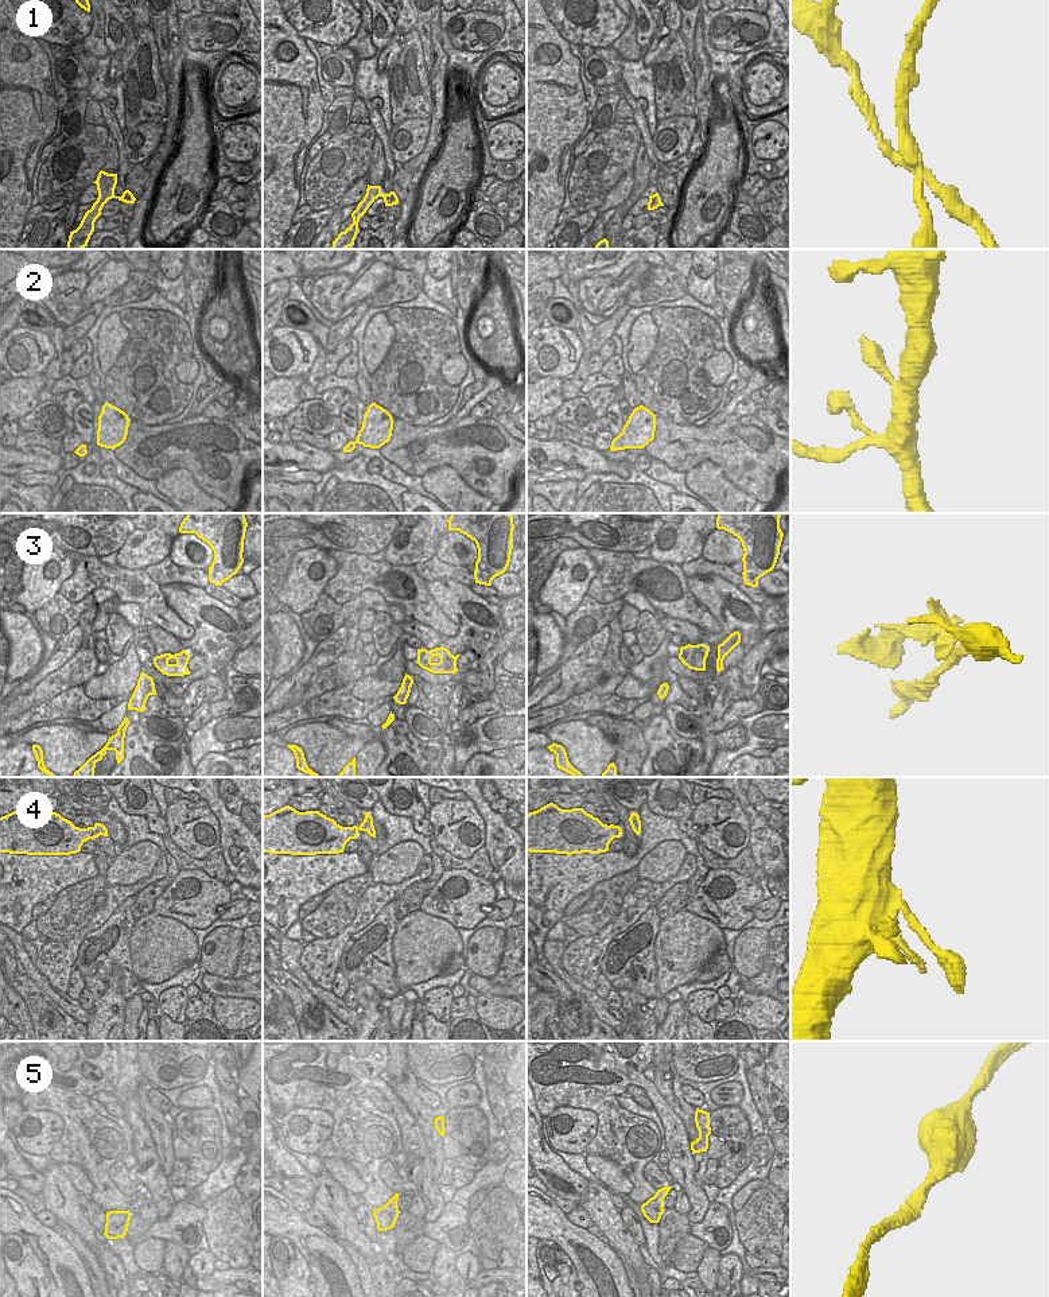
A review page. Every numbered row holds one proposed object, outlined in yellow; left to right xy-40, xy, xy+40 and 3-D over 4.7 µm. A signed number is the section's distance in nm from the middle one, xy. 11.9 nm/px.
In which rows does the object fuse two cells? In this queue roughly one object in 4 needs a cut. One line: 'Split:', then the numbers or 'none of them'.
Split: 1, 3

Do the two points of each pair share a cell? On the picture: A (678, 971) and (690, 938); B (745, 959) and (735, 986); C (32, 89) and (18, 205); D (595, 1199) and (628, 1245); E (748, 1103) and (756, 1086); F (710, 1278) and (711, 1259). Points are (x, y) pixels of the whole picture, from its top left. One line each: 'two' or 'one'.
A: one
B: two
C: one
D: one
E: two
F: one

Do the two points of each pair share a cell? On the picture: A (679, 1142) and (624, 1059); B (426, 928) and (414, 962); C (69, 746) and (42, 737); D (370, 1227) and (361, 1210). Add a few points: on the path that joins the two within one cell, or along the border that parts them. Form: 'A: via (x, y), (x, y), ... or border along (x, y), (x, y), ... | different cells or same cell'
A: border along (613, 1055), (622, 1072), (630, 1066), (643, 1072) | different cells
B: via (426, 936), (420, 954) | same cell
C: via (62, 745), (49, 737) | same cell
D: via (368, 1223), (364, 1214) | same cell

